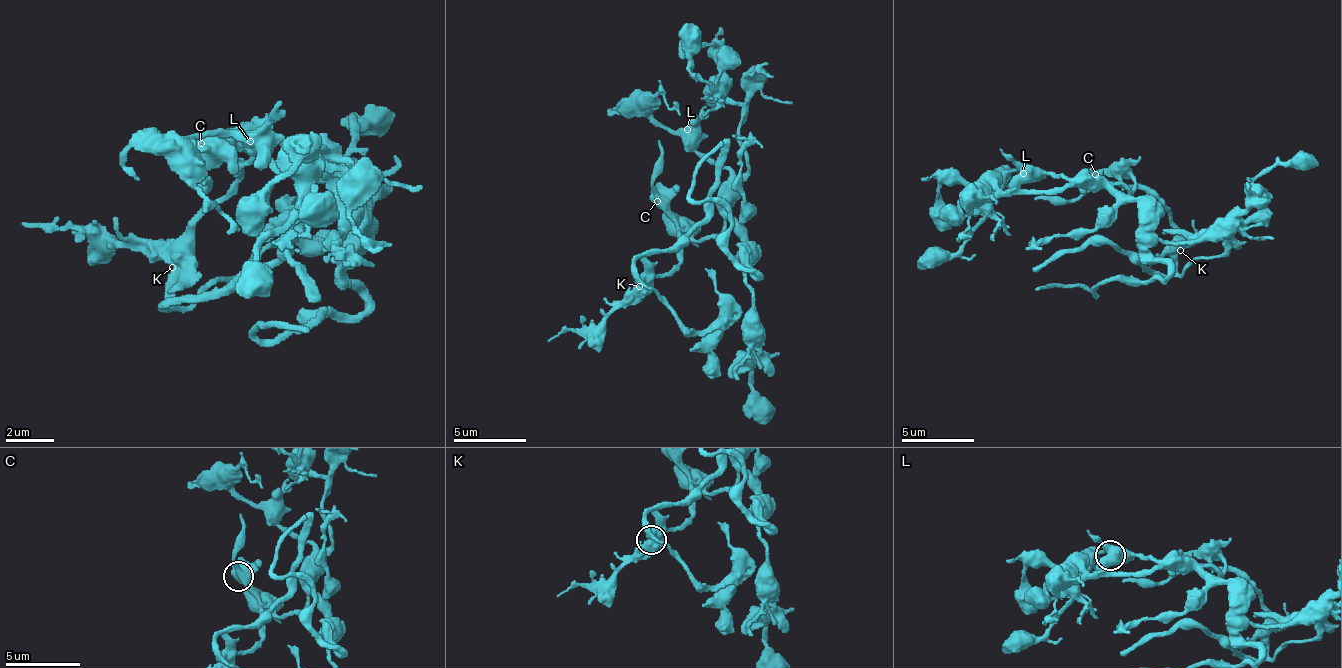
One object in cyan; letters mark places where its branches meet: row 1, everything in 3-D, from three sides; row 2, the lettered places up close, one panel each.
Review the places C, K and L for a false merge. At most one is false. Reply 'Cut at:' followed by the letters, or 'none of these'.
Cut at: C

